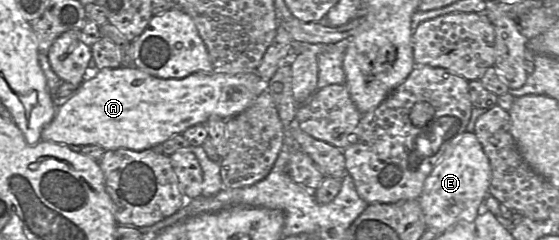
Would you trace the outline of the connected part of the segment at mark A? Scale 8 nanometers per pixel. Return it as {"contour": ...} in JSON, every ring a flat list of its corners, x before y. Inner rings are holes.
{"contour":[[118,67,114,69,99,70,95,77,85,79,78,88,78,91,66,101,57,101,57,111,53,120,46,125,41,132,41,140,53,142,60,145,96,145,100,146,105,151,116,149,129,149,134,151,142,151,151,149,156,145,164,143,166,140,175,135,182,134,186,129,199,125,206,124,210,119,220,118,225,121,231,117,241,113,247,109,257,96,268,89,269,81,263,80,256,72,241,73,241,74,225,74,214,71,213,73,193,73,181,79,161,79,149,75,137,68]]}

